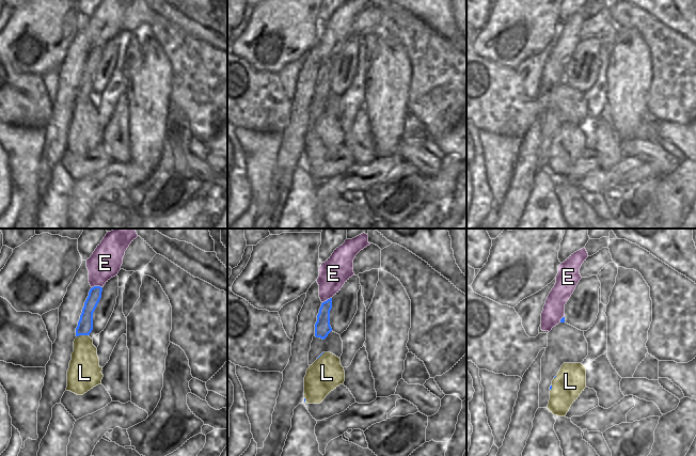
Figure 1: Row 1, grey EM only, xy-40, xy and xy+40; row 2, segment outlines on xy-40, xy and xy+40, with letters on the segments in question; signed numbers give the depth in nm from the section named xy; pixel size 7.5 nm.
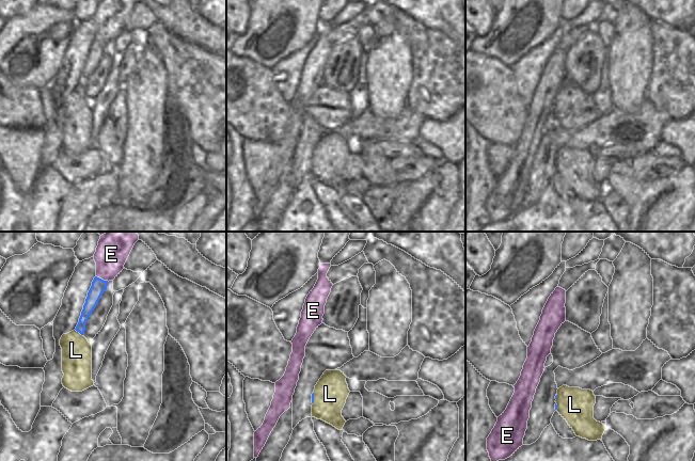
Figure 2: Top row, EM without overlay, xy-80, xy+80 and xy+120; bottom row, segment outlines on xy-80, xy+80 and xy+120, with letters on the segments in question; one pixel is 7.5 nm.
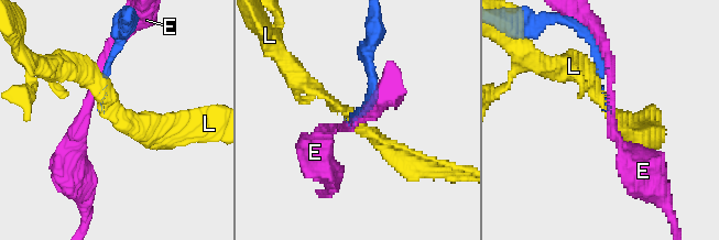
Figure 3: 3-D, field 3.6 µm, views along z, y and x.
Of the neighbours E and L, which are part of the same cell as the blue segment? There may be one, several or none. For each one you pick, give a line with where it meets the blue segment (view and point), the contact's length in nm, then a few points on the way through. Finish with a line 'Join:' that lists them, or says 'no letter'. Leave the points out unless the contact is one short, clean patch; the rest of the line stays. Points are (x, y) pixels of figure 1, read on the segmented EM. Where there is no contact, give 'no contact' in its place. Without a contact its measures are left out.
Join: no letter

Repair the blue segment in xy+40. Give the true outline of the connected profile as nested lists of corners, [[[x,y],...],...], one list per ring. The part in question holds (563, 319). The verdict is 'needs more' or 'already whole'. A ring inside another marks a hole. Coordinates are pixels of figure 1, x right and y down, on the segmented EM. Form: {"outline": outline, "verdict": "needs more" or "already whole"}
{"outline": [[[565,317],[560,323],[552,328],[548,333],[548,347],[541,358],[541,381],[539,383],[539,408],[548,408],[552,380],[558,374],[564,363],[582,363],[588,356],[588,343],[581,331],[565,323]]], "verdict": "needs more"}

